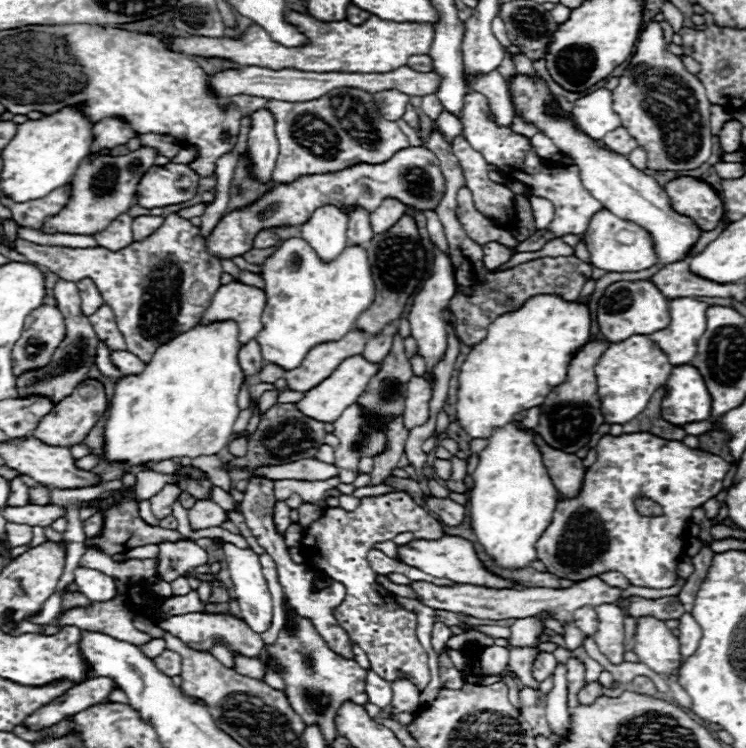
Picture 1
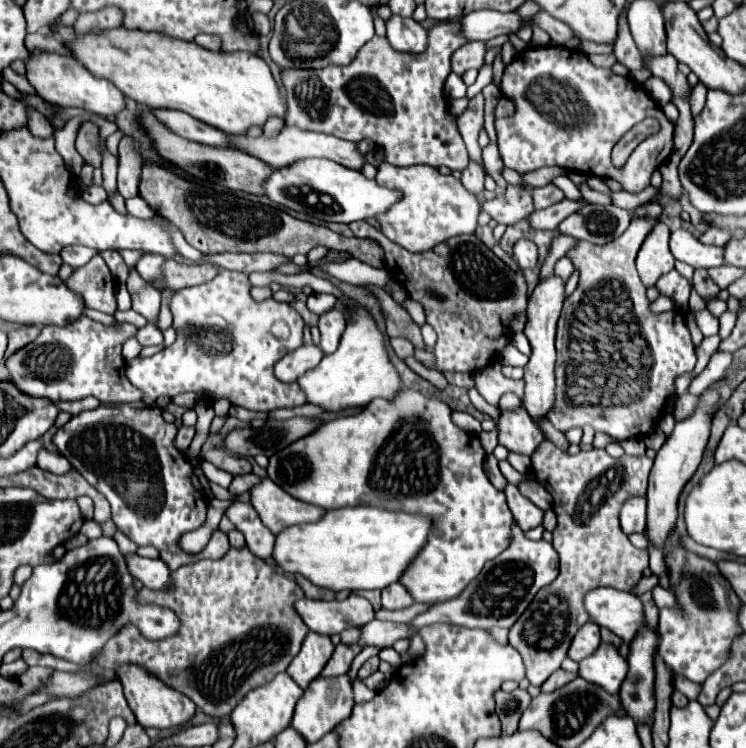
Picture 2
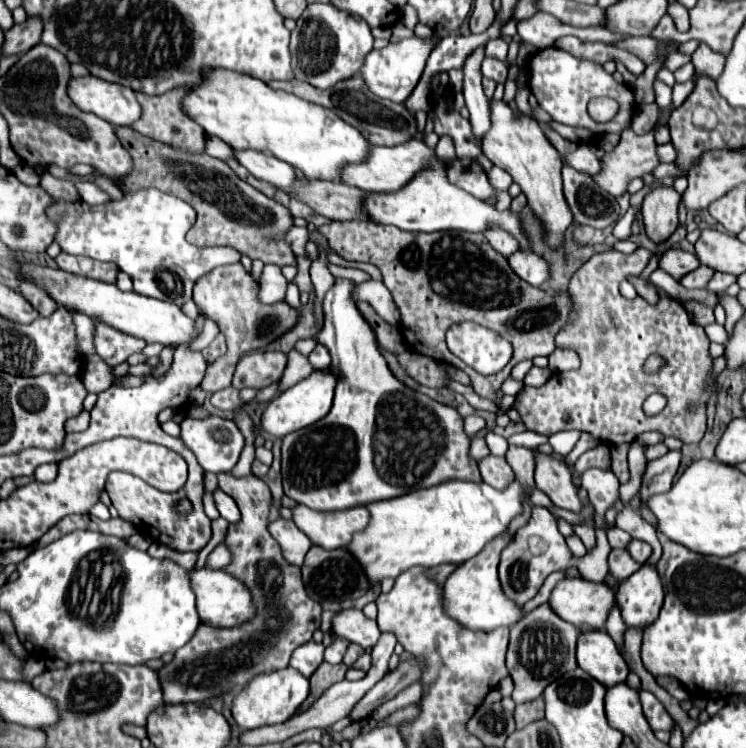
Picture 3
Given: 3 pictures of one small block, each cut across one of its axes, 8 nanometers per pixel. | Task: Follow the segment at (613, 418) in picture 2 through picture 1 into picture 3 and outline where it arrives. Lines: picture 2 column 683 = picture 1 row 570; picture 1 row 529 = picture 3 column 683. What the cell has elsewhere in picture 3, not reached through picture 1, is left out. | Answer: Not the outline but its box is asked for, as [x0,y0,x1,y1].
[516,248,716,446]

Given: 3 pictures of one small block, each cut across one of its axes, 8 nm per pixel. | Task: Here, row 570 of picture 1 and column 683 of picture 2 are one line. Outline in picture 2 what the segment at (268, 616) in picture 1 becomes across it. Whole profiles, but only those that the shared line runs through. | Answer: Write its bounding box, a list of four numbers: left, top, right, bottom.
[670,230,724,268]

